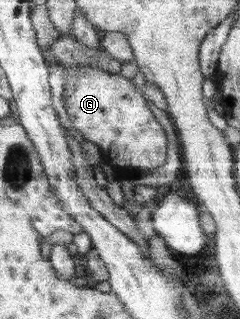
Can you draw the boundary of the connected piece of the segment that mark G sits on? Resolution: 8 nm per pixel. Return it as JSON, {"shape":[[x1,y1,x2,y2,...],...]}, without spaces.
{"shape":[[85,65,70,67,72,76,65,80,63,101,73,128,85,140,101,147,101,156,110,165,133,168,136,174,150,174,167,162,167,132,157,122,142,91,121,73,107,72]]}

